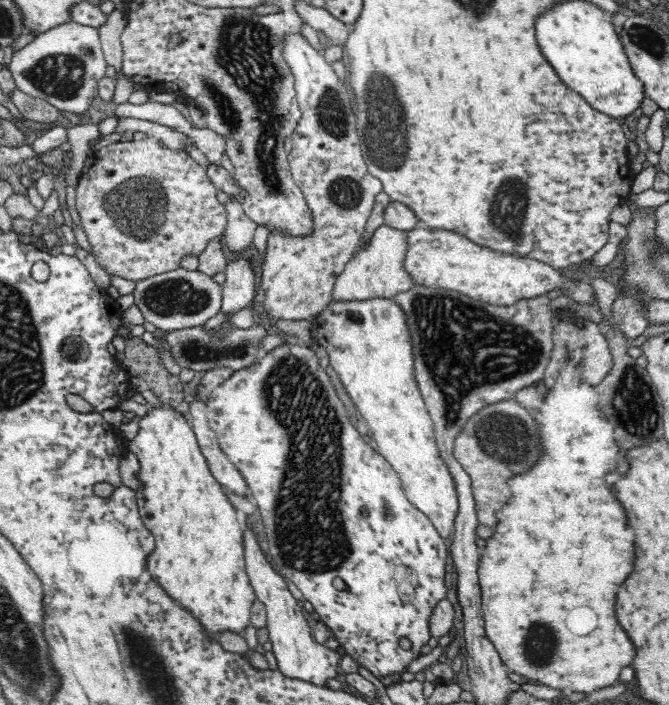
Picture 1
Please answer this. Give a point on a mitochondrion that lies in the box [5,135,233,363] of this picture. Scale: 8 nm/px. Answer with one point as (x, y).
(137, 206)

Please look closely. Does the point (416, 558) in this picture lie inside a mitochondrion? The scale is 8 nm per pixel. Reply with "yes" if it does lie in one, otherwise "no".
no

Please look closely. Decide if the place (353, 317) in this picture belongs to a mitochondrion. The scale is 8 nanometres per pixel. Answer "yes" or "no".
no

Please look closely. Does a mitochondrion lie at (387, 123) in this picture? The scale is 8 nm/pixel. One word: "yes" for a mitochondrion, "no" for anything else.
yes

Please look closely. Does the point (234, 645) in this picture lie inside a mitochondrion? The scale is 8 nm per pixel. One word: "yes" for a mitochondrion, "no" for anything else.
no

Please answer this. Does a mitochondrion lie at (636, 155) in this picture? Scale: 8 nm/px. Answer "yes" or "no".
no

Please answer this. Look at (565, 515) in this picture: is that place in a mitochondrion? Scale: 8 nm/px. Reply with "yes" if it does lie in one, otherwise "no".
no

